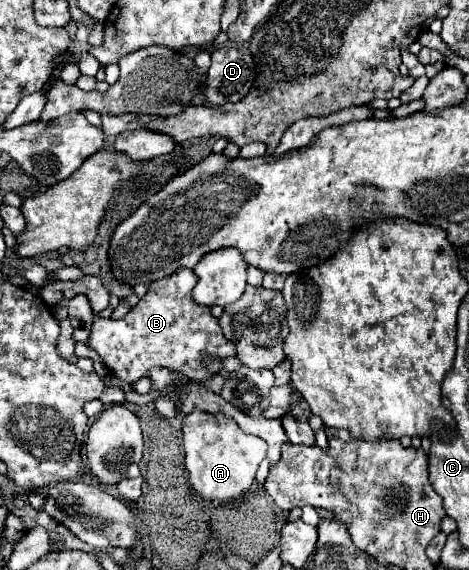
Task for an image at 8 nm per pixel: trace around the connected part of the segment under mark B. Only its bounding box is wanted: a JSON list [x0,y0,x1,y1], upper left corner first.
[89,268,235,384]

